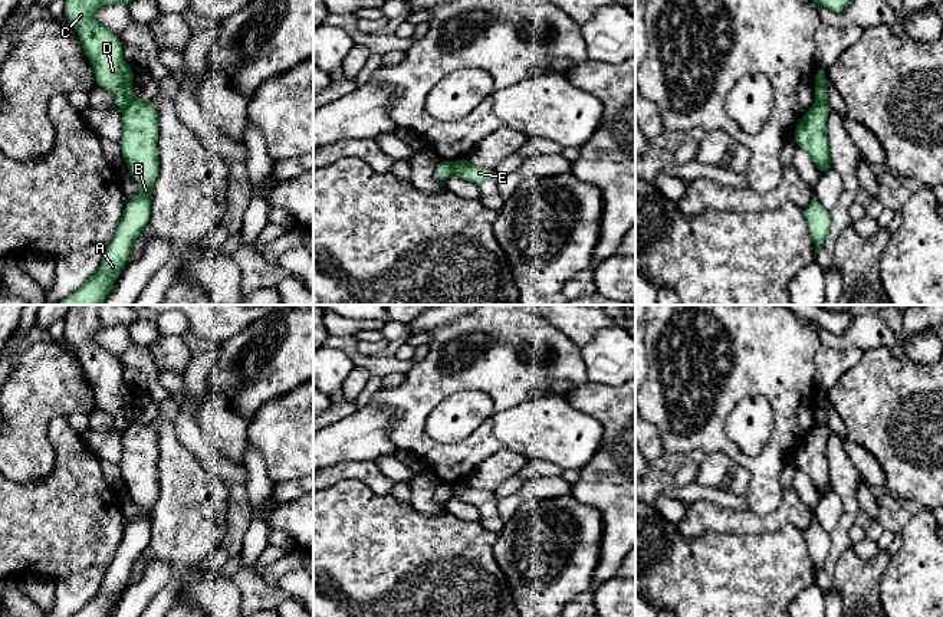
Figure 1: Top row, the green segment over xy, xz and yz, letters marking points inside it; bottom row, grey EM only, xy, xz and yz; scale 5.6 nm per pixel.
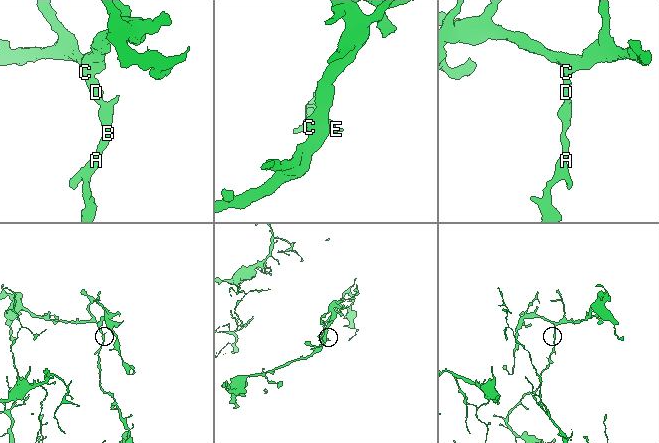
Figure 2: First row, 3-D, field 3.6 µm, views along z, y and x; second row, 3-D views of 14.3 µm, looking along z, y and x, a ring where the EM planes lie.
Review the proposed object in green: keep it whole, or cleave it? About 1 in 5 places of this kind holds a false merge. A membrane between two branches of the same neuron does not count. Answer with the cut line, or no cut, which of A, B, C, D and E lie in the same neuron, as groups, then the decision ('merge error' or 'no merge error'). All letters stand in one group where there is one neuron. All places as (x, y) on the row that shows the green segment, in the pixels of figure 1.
cut xz (449, 163), (453, 174); groups A B E / C D; merge error

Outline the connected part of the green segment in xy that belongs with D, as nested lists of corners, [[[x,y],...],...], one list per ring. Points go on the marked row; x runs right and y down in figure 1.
[[[65,0],[65,16],[76,27],[85,55],[92,62],[96,85],[109,91],[114,95],[115,105],[122,109],[134,99],[134,68],[126,65],[124,60],[122,43],[119,37],[98,23],[93,19],[93,13],[105,4],[119,3],[128,6],[131,1],[132,0]]]

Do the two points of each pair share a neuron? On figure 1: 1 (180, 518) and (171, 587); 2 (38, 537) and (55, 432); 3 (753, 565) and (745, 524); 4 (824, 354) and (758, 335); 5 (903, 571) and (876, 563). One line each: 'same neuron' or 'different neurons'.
1: different neurons
2: same neuron
3: different neurons
4: different neurons
5: different neurons

